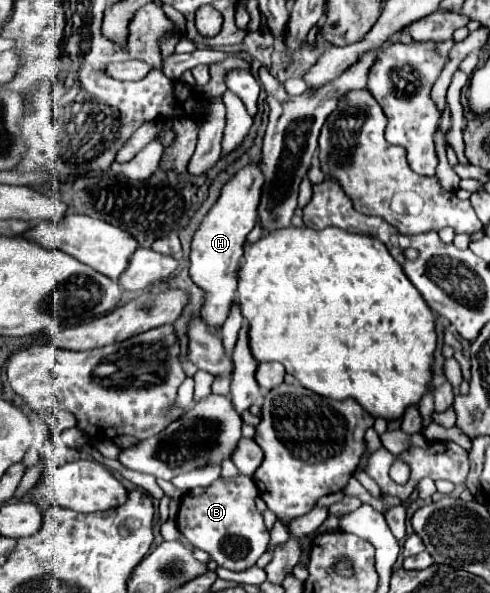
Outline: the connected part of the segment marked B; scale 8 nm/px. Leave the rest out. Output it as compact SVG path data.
M238 475L232 479L216 479L208 487L196 487L180 497L178 531L198 549L206 551L220 567L244 571L254 567L258 557L266 551L270 535L264 519L256 509L258 489L250 477Z

